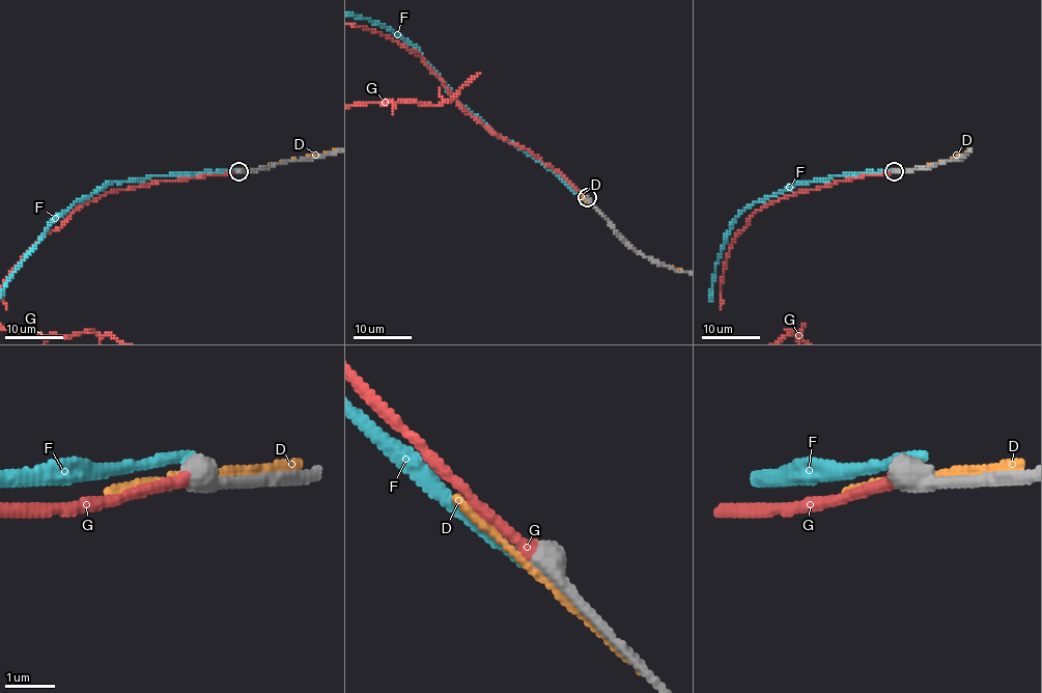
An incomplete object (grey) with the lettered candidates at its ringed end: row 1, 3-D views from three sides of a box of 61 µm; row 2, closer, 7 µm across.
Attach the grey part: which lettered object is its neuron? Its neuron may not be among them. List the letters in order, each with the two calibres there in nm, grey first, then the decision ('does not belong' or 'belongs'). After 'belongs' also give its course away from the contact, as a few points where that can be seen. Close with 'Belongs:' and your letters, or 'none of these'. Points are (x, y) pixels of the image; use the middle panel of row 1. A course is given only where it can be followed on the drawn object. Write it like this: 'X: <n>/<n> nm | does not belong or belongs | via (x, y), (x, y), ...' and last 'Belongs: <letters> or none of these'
D: 260/150 nm | does not belong
F: 500/240 nm | does not belong
G: 500/240 nm | belongs
Belongs: G

